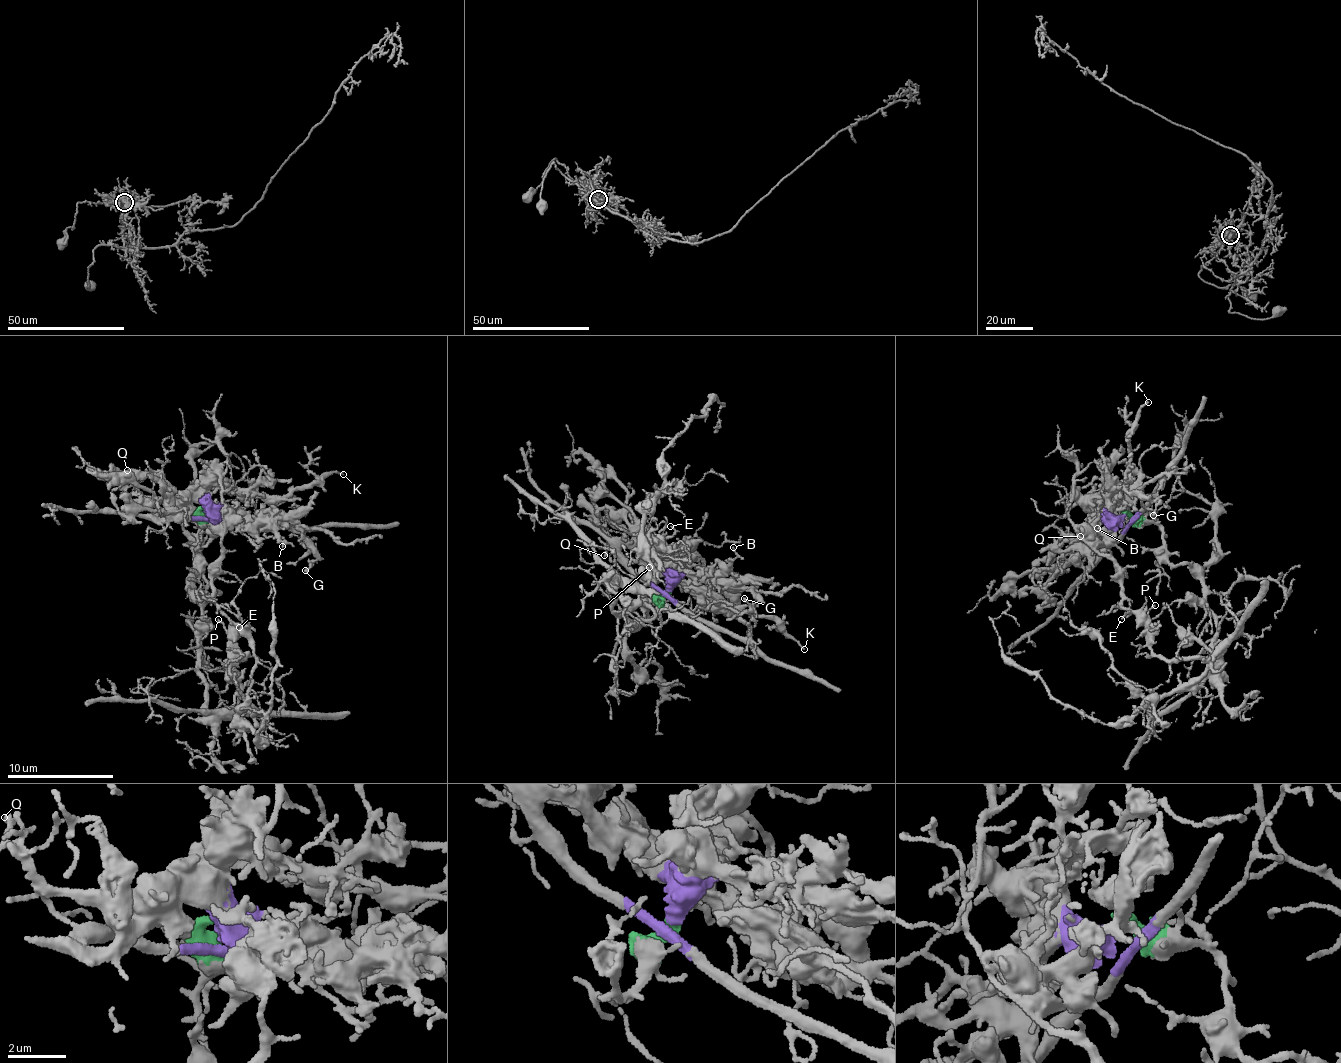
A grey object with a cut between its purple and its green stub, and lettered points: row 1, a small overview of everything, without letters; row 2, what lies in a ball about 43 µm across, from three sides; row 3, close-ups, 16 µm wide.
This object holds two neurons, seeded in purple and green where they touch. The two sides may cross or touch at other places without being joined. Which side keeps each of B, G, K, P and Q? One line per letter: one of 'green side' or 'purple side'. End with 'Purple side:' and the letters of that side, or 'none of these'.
B: purple side
G: purple side
K: purple side
P: green side
Q: purple side
Purple side: B, G, K, Q

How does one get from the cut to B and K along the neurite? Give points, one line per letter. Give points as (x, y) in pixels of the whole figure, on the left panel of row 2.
B: (207, 511), (224, 522), (261, 522), (286, 541), (282, 546)
K: (207, 511), (224, 522), (235, 524), (265, 504), (281, 500), (308, 484), (343, 474)

